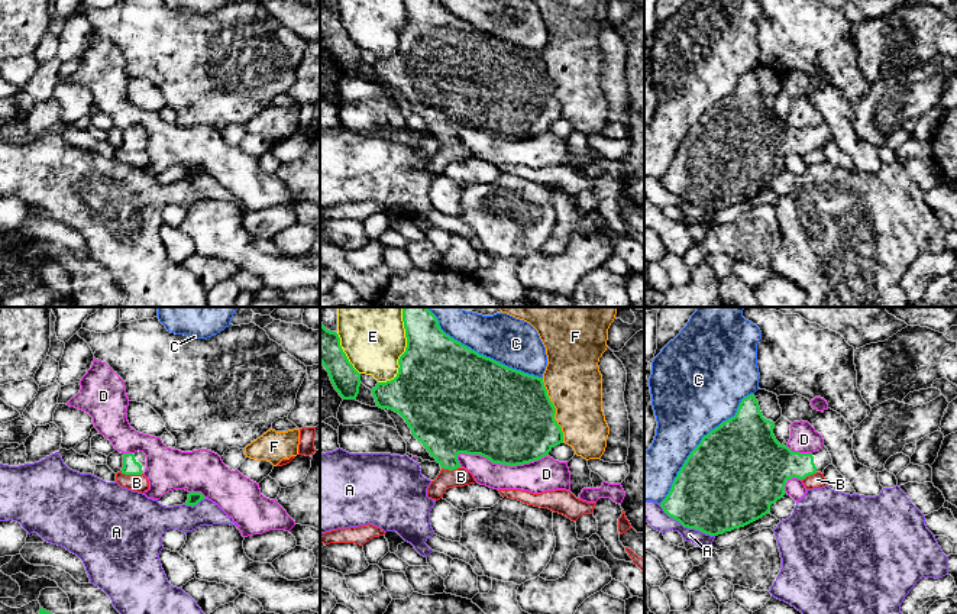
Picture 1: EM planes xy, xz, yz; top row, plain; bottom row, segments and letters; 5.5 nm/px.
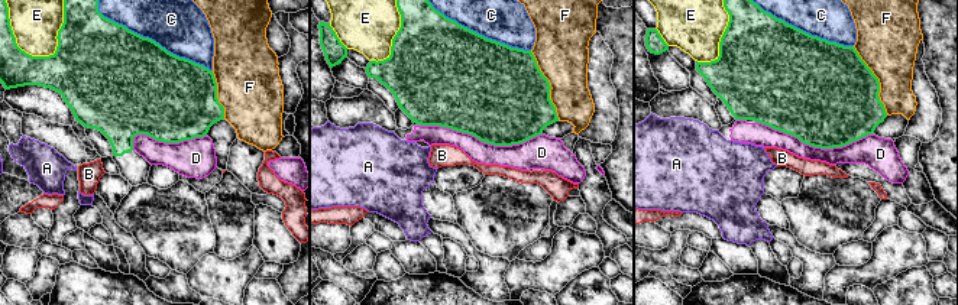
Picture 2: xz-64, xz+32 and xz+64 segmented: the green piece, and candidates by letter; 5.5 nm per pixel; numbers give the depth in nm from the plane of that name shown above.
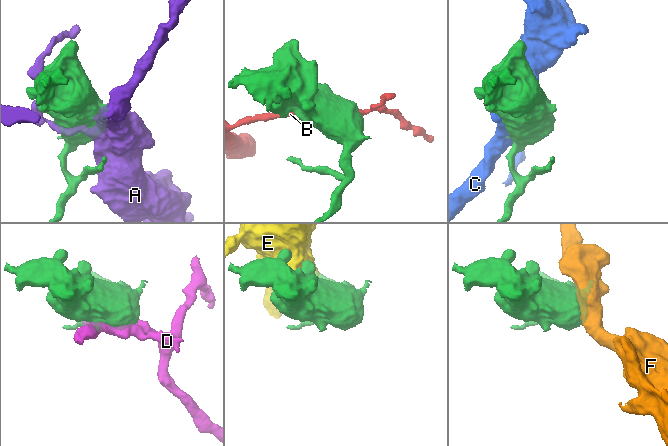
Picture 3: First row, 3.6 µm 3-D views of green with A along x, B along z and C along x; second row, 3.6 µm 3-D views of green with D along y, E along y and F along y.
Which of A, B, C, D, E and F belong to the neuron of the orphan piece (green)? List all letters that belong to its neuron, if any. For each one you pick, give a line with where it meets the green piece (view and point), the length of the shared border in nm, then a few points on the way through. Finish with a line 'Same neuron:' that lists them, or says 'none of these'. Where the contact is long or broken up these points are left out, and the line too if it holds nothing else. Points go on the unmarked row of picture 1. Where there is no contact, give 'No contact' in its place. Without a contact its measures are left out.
Same neuron: none of these

